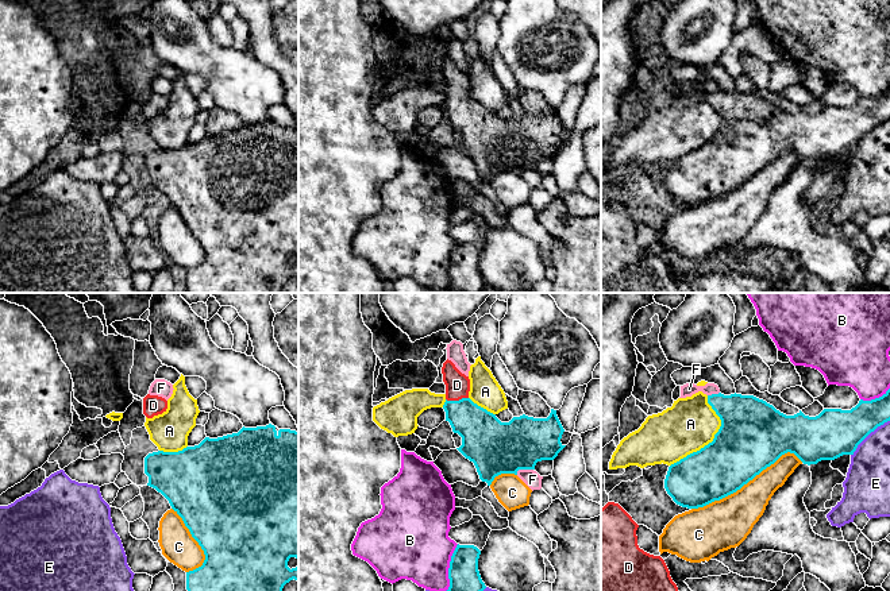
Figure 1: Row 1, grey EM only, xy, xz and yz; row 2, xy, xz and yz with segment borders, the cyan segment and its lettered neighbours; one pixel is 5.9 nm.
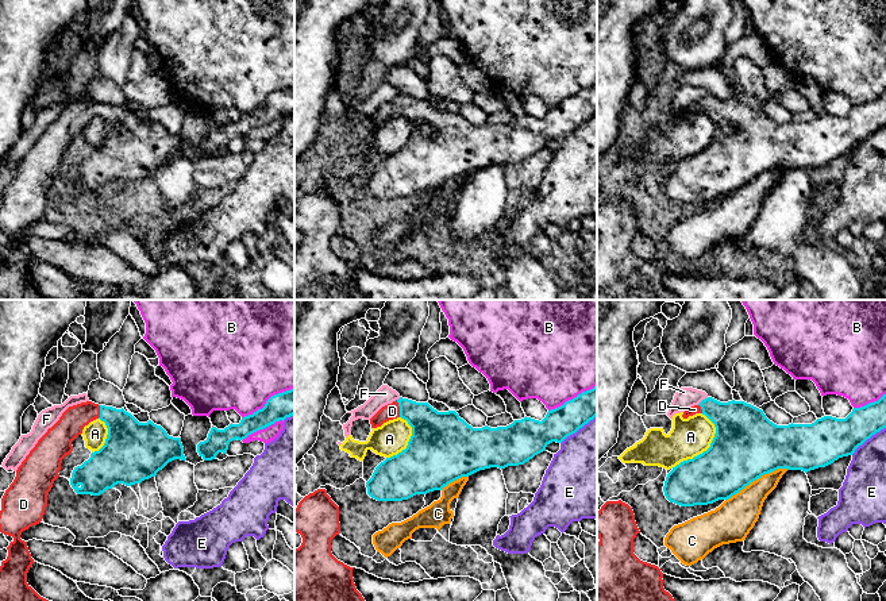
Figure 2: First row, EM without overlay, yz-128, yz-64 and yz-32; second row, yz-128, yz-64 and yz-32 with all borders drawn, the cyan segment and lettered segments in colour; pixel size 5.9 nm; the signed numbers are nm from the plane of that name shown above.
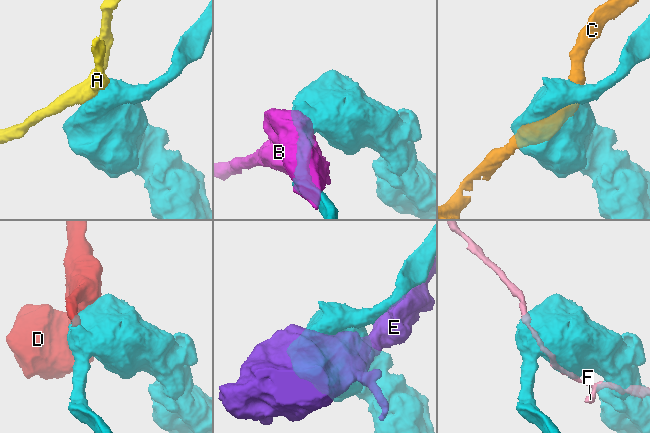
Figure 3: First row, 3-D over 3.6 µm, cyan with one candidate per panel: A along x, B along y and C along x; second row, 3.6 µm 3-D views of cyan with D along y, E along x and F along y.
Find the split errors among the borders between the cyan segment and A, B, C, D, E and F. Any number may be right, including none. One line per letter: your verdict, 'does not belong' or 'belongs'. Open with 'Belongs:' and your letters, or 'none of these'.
Belongs: D
A: does not belong
B: does not belong
C: does not belong
D: belongs
E: does not belong
F: does not belong

